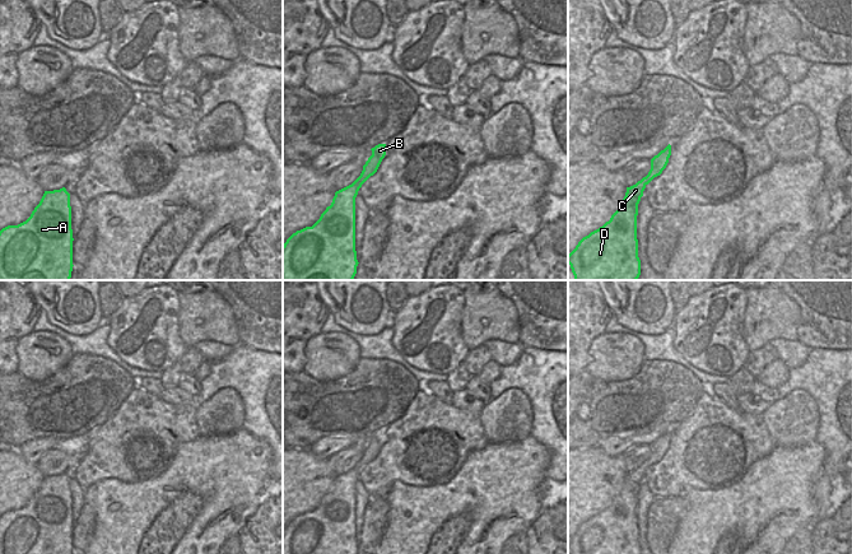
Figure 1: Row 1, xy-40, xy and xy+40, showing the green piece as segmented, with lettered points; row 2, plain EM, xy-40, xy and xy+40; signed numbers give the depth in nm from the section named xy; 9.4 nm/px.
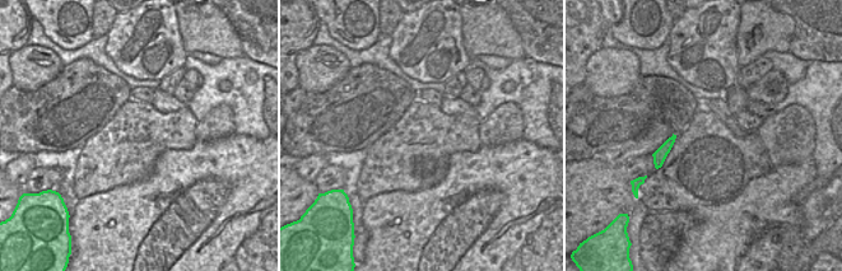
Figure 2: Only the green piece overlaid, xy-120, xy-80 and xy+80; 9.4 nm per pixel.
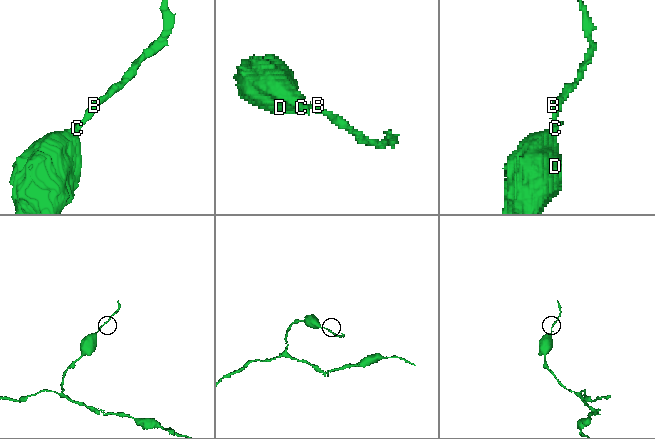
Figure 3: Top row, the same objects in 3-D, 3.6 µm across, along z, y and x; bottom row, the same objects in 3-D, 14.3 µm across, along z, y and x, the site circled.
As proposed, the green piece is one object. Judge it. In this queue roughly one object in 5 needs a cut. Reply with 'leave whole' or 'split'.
leave whole

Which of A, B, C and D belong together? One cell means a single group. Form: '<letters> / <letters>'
A B C D

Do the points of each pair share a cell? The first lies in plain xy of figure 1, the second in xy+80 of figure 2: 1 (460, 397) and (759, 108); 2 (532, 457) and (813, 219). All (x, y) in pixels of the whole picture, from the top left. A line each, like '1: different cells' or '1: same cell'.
1: different cells
2: different cells

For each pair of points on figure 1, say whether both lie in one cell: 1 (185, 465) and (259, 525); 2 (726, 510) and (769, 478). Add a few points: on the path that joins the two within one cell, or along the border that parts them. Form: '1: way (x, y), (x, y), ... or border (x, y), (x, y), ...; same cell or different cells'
1: border (268, 499), (237, 534); different cells
2: way (736, 508), (759, 488); same cell

